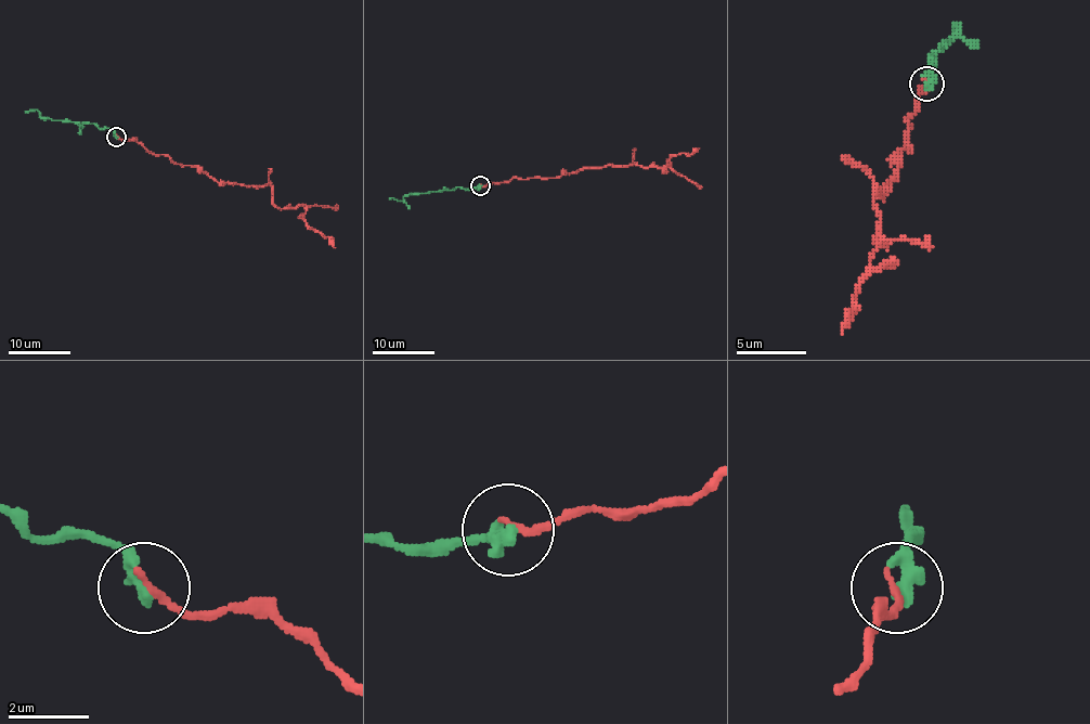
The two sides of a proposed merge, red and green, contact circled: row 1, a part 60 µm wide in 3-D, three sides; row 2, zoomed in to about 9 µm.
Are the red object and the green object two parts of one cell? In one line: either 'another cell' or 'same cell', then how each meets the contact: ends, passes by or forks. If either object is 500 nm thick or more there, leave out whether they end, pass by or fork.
same cell; red ends there; green ends there

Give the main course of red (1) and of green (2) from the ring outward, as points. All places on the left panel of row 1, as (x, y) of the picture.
1: (116, 136), (177, 164), (195, 165), (219, 182), (269, 184), (277, 207), (302, 206), (303, 221), (335, 247)
2: (116, 136), (112, 129), (98, 128), (93, 124), (42, 118), (36, 110), (25, 113)

